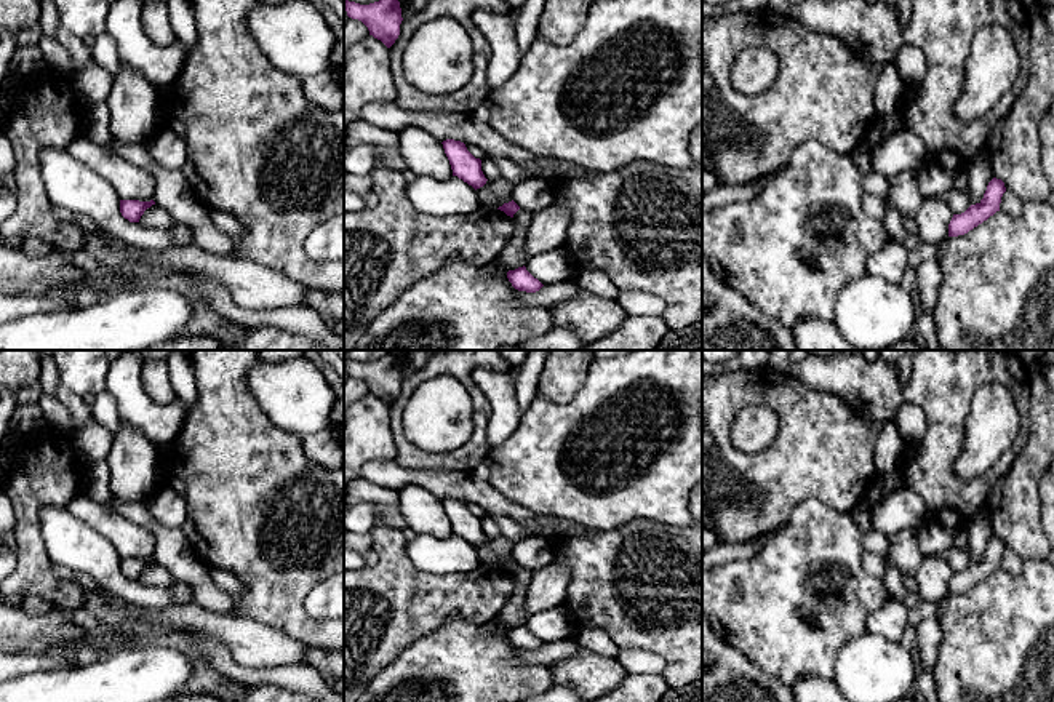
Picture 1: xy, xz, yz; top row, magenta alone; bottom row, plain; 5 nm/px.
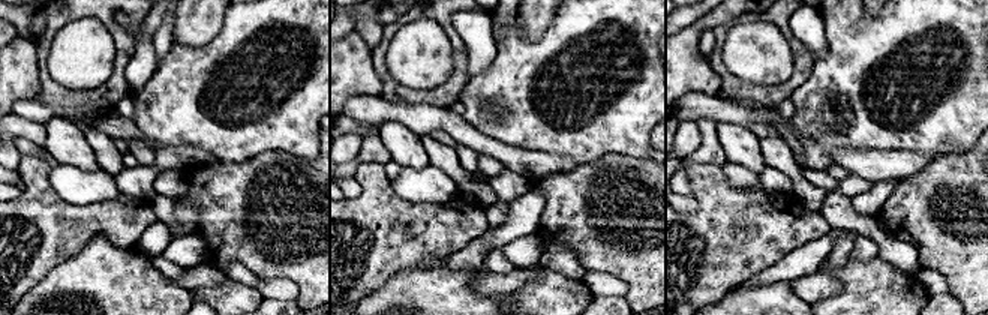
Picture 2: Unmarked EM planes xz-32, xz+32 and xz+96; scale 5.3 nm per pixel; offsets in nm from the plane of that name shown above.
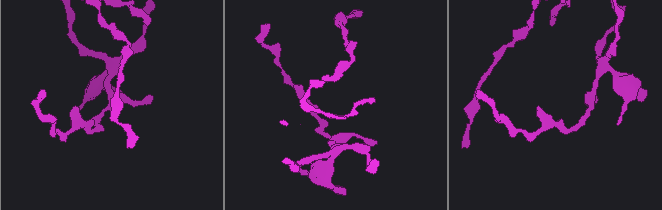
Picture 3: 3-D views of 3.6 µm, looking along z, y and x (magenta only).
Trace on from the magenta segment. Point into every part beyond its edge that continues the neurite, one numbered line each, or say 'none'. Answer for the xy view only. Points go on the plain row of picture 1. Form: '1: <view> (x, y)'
none

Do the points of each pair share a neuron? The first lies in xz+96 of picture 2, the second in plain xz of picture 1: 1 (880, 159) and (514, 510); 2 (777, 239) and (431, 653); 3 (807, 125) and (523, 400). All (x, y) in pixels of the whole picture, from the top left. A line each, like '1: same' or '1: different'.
1: same
2: different
3: different

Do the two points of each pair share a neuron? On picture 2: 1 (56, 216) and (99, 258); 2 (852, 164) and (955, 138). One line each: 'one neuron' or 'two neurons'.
1: two neurons
2: two neurons

